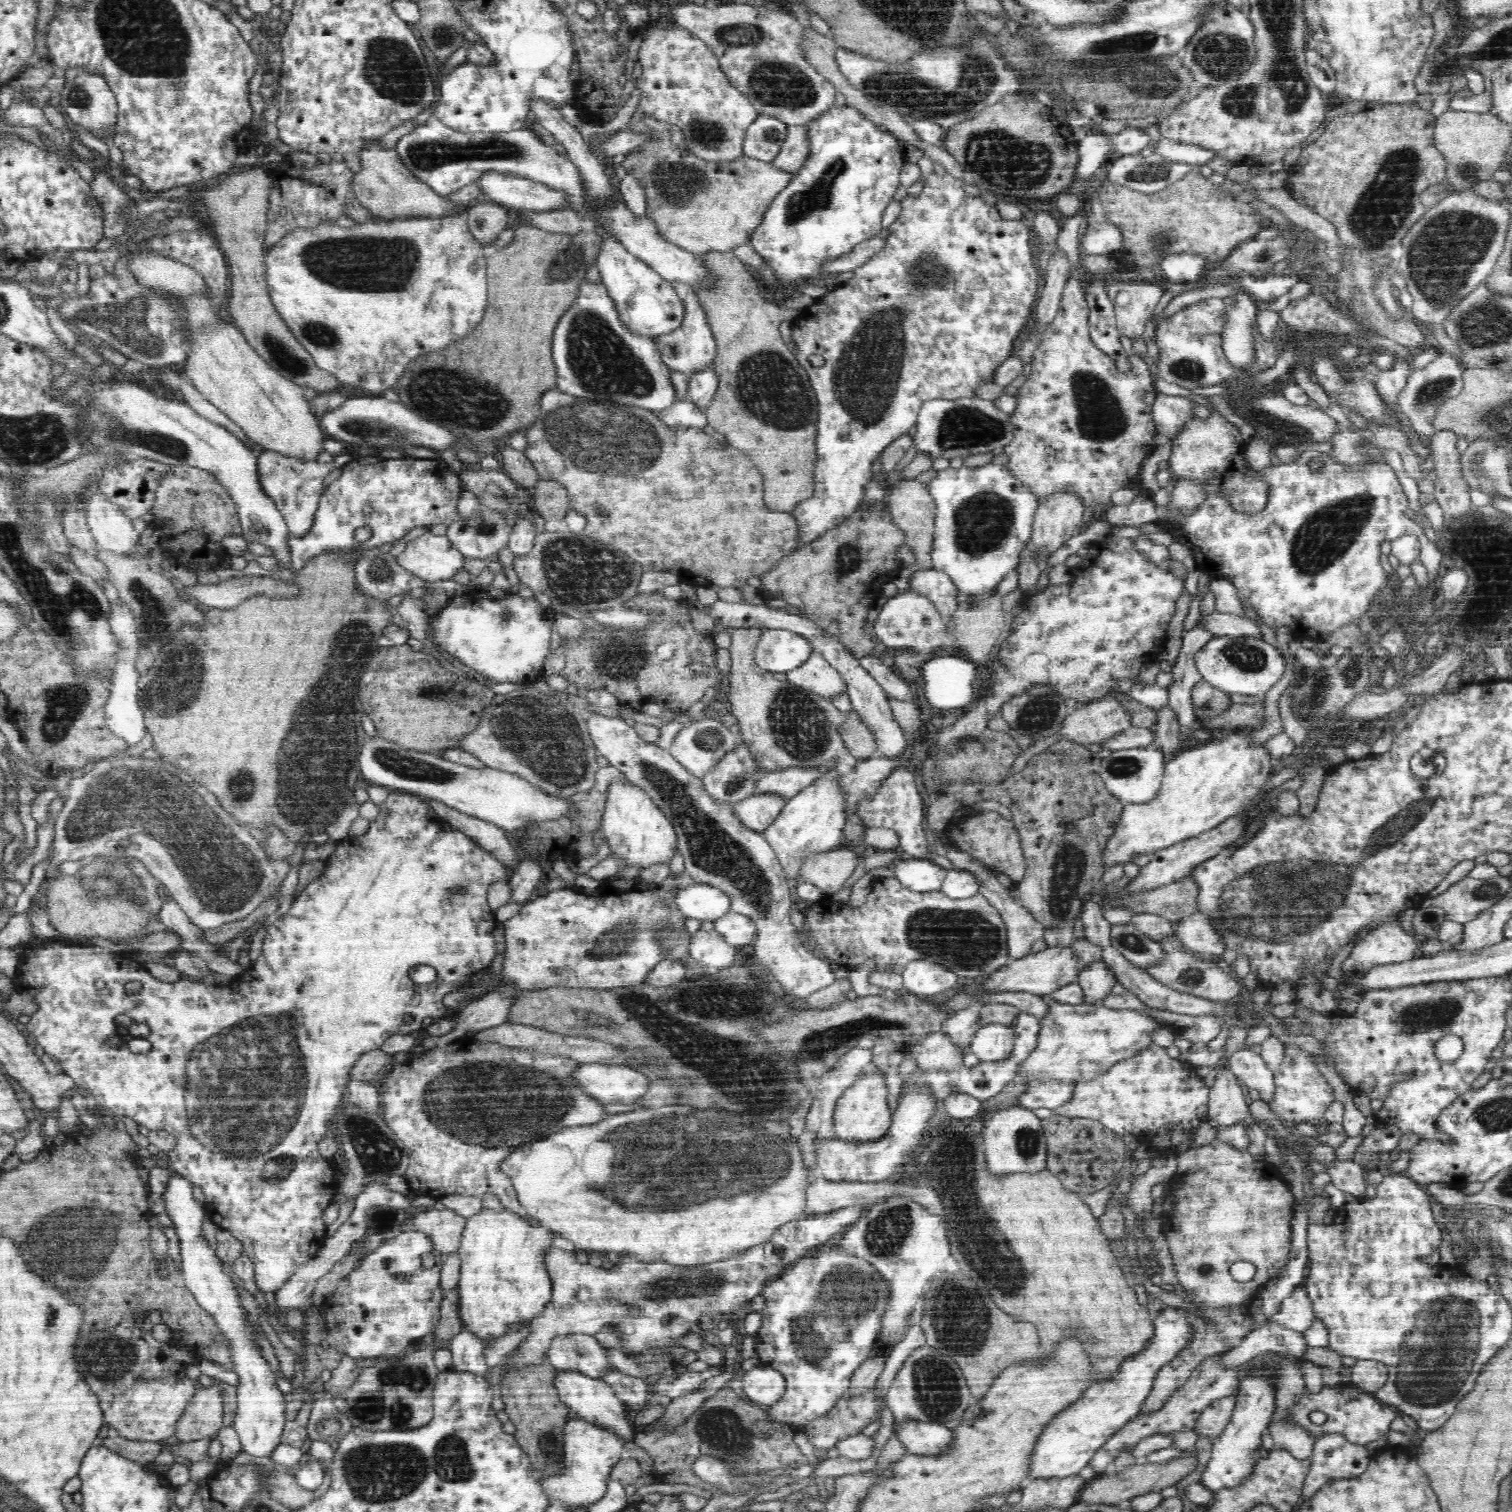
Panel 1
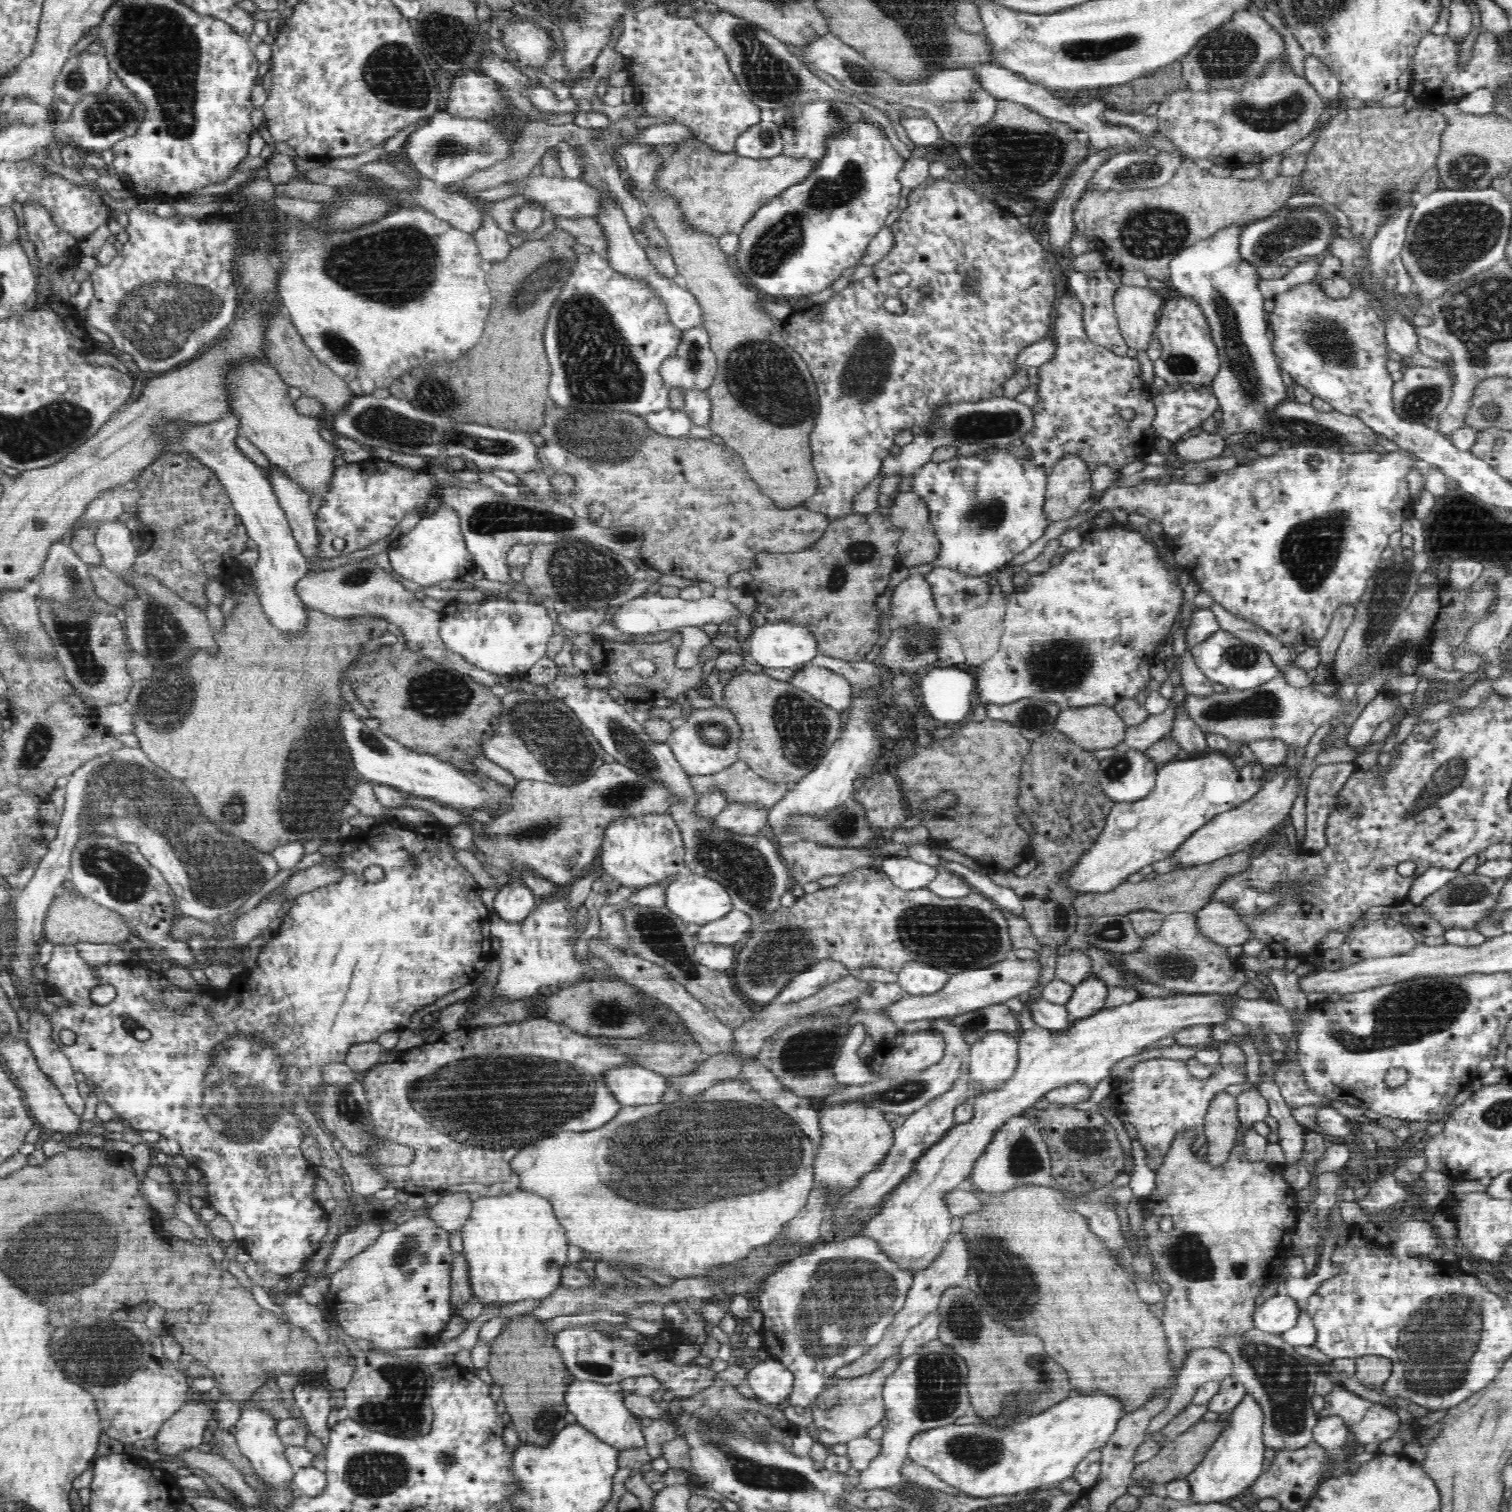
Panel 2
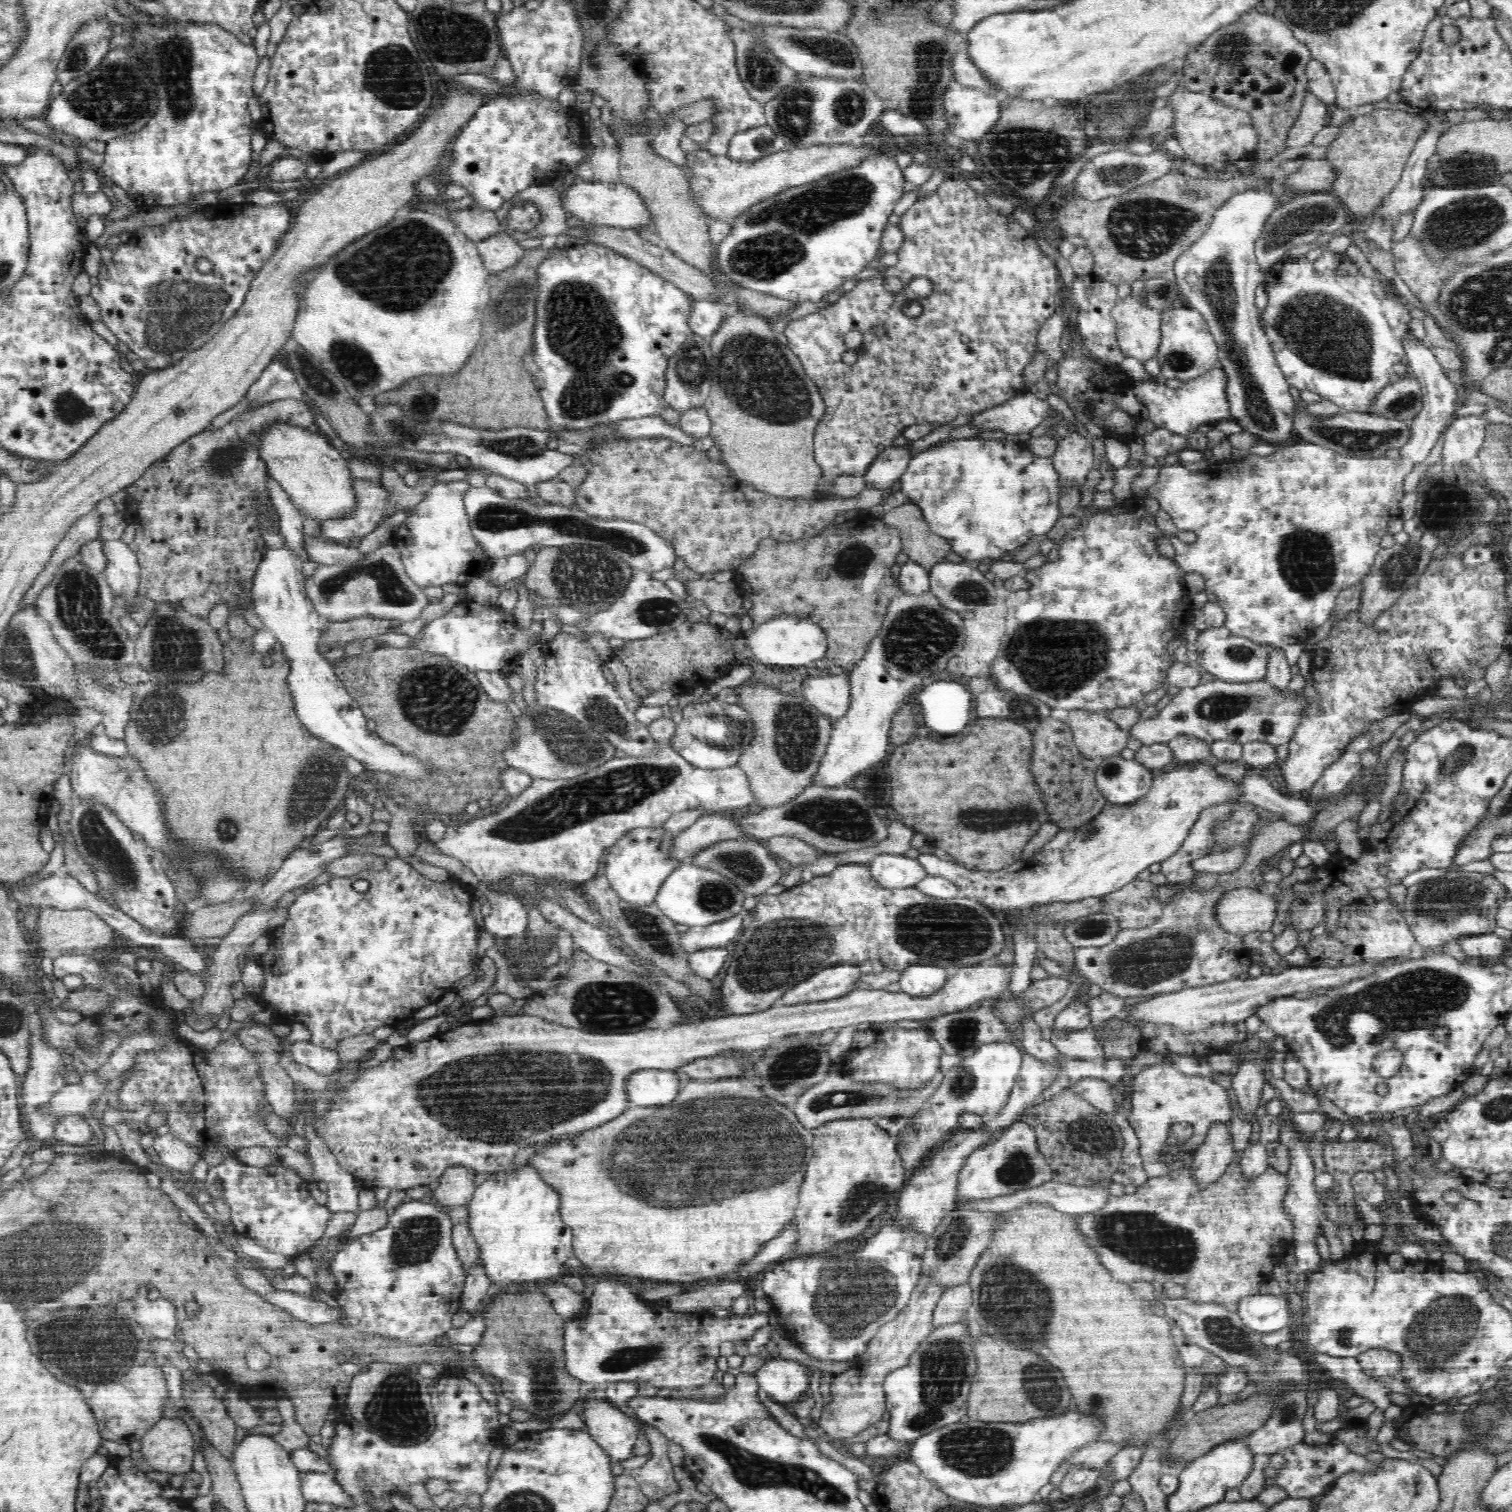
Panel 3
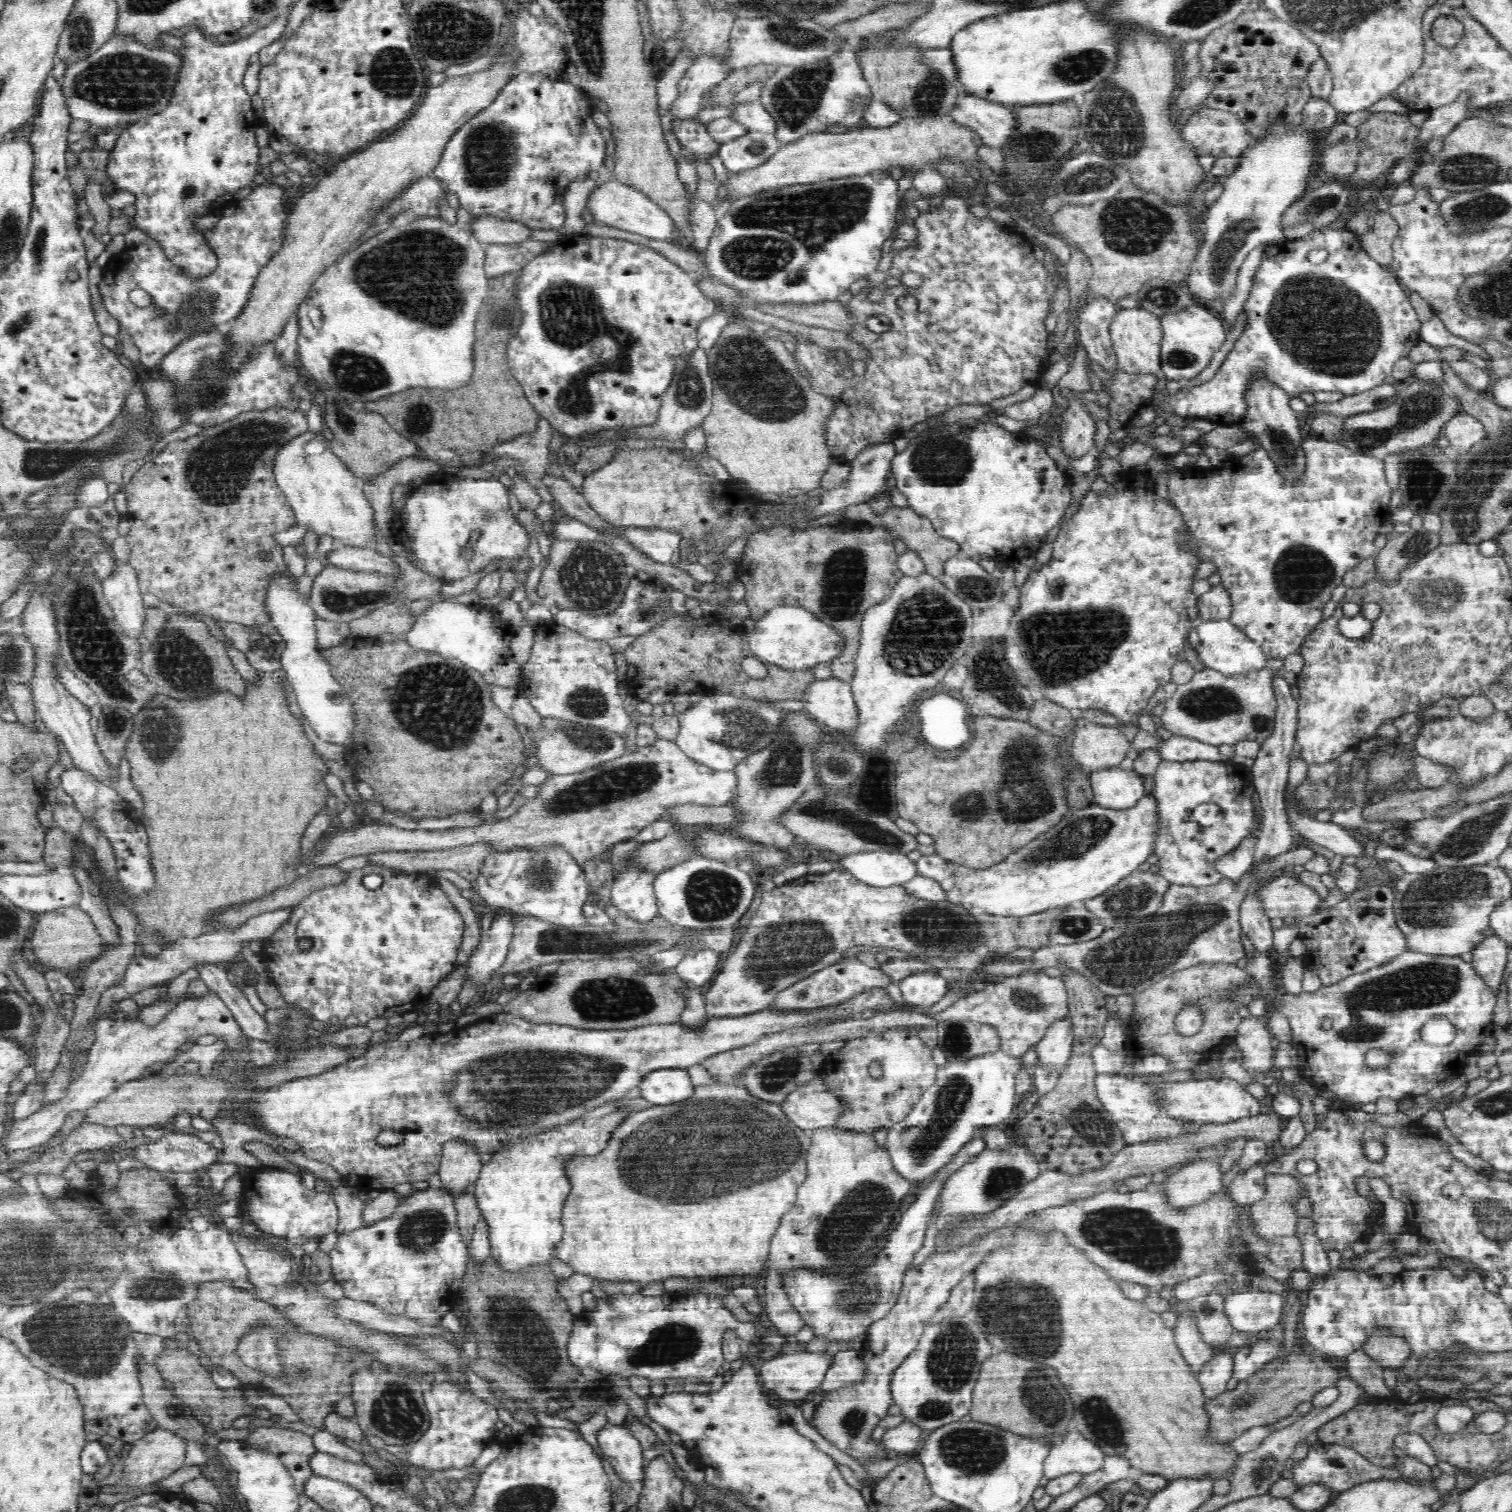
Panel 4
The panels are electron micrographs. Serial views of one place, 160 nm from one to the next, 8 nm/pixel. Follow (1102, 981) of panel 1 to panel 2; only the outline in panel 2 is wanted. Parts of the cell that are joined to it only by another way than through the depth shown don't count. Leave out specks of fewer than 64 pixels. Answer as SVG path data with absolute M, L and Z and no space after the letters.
M1086 977L1075 987L1073 996L1066 1002L1068 1018L1083 1019L1096 1014L1104 1008L1104 1001L1108 996L1108 987L1102 979Z

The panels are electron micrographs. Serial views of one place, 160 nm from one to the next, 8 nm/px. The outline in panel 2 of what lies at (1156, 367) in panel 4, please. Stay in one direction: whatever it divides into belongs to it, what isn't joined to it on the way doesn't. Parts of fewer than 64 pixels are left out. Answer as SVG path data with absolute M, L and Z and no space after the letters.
M1118 286L1113 306L1121 335L1128 348L1146 351L1165 302L1148 287Z

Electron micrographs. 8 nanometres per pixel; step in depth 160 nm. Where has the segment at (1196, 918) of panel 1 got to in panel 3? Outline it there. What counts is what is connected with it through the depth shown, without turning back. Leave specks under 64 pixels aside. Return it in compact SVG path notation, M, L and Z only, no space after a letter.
M1242 886L1226 894L1216 908L1222 927L1230 933L1246 936L1250 932L1270 930L1280 898L1268 896L1255 887Z

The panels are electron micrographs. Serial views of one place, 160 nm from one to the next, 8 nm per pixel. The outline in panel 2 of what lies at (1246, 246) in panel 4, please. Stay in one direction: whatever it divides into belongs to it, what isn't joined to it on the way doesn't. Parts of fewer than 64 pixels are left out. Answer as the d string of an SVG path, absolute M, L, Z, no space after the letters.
M1230 224L1230 226L1219 229L1218 233L1208 237L1207 240L1199 241L1183 249L1177 256L1174 256L1169 265L1170 284L1174 285L1182 297L1194 300L1206 317L1221 364L1219 372L1211 382L1211 387L1214 389L1214 396L1219 400L1223 417L1217 422L1216 432L1210 433L1203 430L1173 446L1173 452L1184 463L1219 457L1226 450L1226 438L1230 434L1256 432L1260 438L1267 437L1272 432L1270 416L1276 414L1276 408L1286 398L1286 386L1282 382L1279 367L1276 366L1277 357L1272 354L1273 344L1266 336L1269 324L1266 322L1264 311L1265 299L1262 297L1259 286L1262 279L1257 274L1256 267L1240 259L1240 236L1242 236L1244 227L1242 224Z

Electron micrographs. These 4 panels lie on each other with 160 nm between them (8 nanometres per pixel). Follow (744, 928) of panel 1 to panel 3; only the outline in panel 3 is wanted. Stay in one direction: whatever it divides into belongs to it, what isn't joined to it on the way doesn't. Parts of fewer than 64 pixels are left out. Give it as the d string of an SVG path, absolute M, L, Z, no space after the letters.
M754 897L746 899L742 905L742 910L720 922L709 924L708 926L693 926L682 934L682 947L688 954L710 948L712 946L726 946L730 940L736 939L744 928L744 916L754 910L757 901Z

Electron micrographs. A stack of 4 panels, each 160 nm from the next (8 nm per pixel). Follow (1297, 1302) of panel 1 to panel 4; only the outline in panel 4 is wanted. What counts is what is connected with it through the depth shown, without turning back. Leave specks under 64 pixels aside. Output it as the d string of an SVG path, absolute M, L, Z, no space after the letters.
M1256 1288L1236 1290L1224 1296L1224 1311L1236 1331L1260 1334L1274 1328L1281 1320L1285 1294L1264 1292Z

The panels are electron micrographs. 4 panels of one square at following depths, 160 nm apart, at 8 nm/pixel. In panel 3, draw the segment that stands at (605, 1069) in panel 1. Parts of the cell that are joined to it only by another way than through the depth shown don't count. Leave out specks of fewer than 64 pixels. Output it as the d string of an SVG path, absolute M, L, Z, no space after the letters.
M646 1069L630 1076L625 1091L630 1104L658 1106L677 1098L678 1075L671 1070Z

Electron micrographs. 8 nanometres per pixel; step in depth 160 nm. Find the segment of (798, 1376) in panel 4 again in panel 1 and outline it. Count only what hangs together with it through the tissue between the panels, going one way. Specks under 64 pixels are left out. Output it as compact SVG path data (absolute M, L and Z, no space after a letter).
M769 1365L745 1369L742 1379L743 1397L759 1407L777 1403L785 1394L785 1376Z

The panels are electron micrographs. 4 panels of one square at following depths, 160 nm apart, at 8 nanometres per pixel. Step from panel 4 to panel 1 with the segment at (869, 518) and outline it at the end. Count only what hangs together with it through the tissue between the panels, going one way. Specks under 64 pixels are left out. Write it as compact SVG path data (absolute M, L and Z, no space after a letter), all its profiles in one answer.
M915 479L901 480L890 489L886 501L893 523L906 535L905 545L914 554L930 554L936 509L926 485Z

